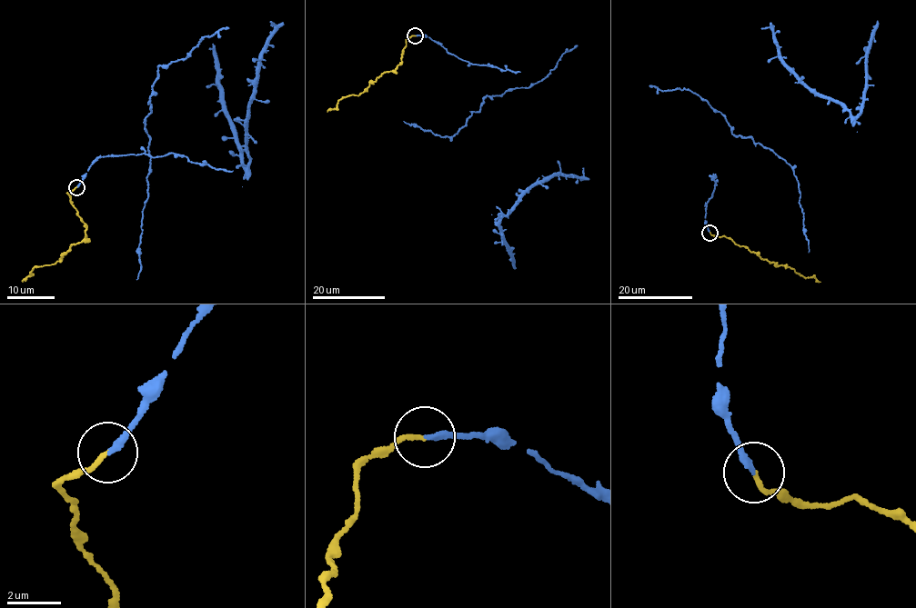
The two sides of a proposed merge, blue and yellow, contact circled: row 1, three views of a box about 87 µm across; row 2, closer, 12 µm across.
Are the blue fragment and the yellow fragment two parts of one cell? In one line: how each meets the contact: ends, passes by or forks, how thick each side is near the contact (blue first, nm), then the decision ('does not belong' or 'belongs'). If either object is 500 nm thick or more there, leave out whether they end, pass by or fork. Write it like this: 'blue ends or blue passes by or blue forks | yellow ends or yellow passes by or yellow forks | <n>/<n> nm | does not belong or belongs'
blue ends | yellow ends | 240/170 nm | belongs

